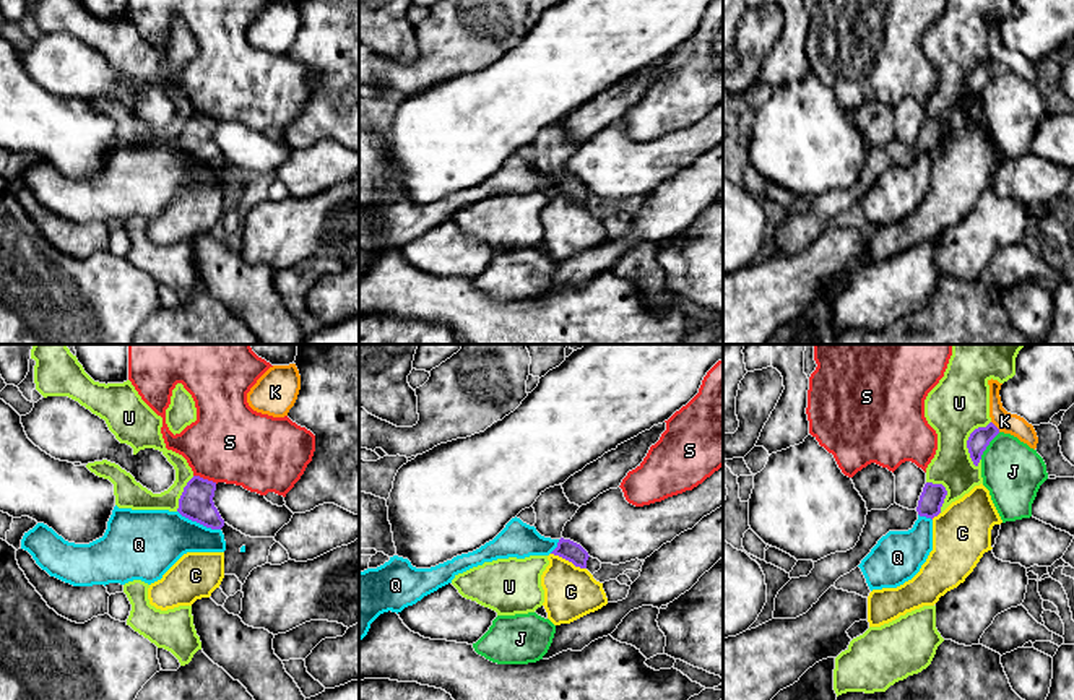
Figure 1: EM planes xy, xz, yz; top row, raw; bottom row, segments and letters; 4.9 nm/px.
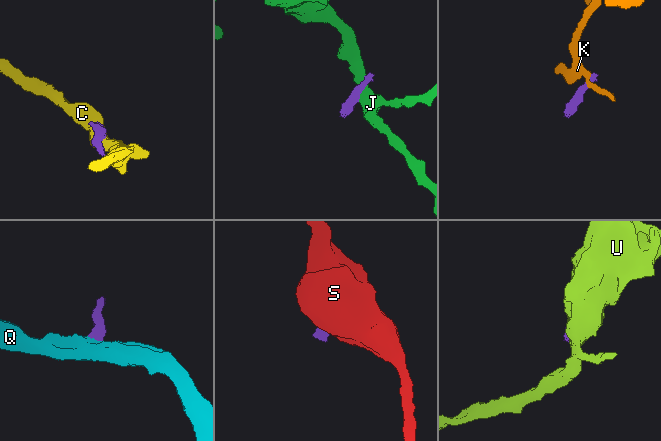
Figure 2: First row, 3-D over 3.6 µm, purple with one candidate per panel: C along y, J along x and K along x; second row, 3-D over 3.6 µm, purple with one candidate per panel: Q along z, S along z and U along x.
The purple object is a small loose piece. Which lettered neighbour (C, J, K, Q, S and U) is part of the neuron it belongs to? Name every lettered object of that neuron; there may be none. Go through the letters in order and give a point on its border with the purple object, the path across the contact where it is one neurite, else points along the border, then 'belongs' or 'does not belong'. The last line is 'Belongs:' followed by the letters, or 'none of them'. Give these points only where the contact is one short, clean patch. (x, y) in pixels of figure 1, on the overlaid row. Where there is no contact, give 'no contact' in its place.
C: xz (569, 561) | along xz (551, 553), (585, 569) | does not belong
J: yz (988, 444) | along yz (1000, 432), (980, 458) | does not belong
K: yz (995, 426) | along yz (991, 421), (1000, 431) | does not belong
Q: xy (199, 522) | along xy (177, 510), (192, 520), (220, 530) | does not belong
S: xy (205, 479) | along xy (194, 475), (216, 483) | does not belong
U: yz (967, 440) | does not belong
Belongs: none of them

